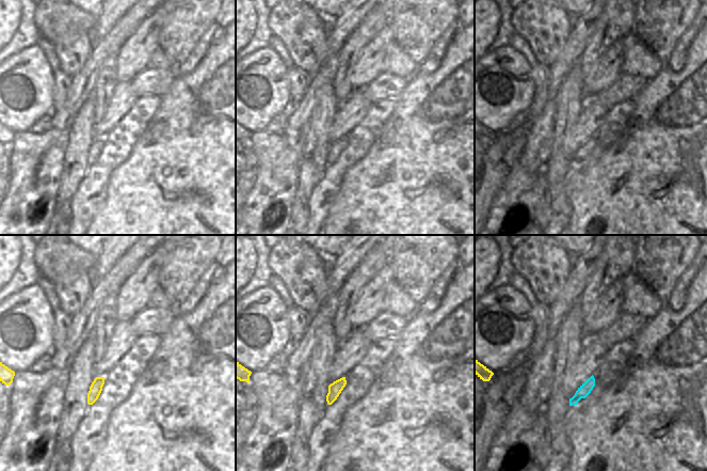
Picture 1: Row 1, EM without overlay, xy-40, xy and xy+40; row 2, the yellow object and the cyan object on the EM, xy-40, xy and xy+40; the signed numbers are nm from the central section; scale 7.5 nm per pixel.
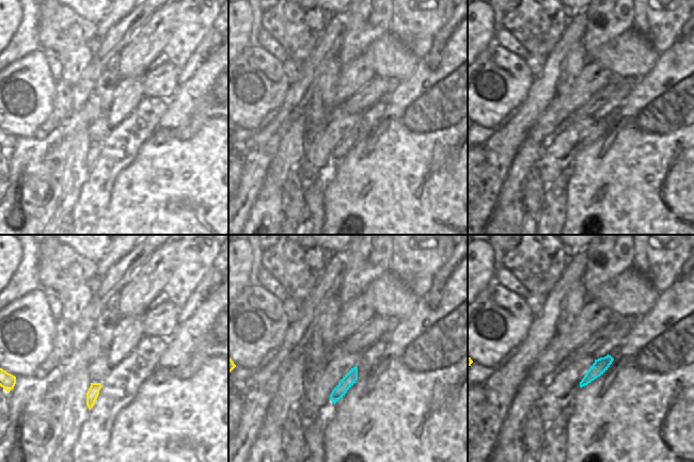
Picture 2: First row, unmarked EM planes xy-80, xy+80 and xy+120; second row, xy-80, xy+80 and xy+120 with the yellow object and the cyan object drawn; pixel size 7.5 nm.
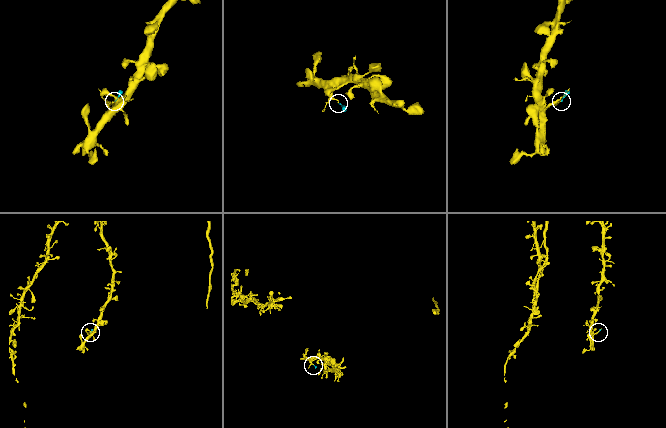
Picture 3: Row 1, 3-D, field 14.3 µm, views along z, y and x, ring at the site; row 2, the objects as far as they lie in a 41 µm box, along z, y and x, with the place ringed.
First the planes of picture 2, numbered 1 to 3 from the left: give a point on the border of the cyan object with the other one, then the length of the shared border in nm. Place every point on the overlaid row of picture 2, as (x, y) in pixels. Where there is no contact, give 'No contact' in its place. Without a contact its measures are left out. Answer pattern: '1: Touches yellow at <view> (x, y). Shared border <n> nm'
1: No contact
2: No contact
3: No contact.

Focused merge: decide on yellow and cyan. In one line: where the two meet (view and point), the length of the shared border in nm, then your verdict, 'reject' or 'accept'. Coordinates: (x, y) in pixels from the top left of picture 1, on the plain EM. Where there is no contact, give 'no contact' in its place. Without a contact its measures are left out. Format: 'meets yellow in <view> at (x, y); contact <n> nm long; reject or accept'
no contact; accept

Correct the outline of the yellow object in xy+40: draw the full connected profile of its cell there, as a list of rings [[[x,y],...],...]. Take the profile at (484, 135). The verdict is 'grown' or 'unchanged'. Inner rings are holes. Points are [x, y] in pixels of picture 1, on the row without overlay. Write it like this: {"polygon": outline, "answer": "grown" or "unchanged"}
{"polygon": [[[475,119],[475,135],[483,142],[489,142],[494,134]]], "answer": "unchanged"}

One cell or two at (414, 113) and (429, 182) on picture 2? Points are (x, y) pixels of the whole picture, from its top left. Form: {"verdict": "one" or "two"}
{"verdict": "one"}

